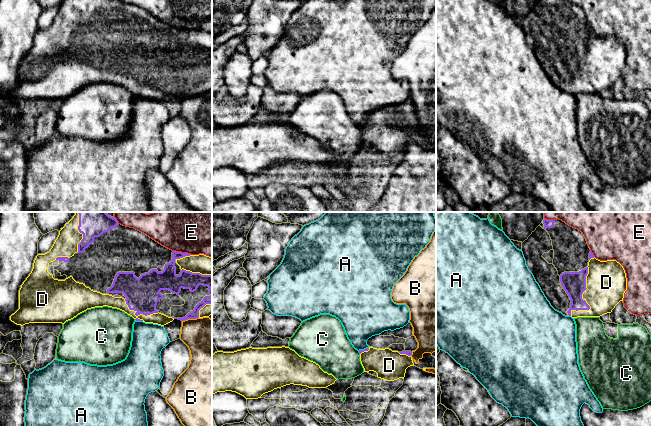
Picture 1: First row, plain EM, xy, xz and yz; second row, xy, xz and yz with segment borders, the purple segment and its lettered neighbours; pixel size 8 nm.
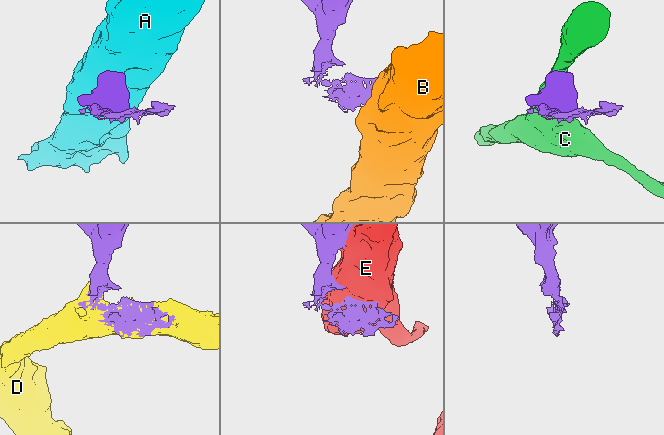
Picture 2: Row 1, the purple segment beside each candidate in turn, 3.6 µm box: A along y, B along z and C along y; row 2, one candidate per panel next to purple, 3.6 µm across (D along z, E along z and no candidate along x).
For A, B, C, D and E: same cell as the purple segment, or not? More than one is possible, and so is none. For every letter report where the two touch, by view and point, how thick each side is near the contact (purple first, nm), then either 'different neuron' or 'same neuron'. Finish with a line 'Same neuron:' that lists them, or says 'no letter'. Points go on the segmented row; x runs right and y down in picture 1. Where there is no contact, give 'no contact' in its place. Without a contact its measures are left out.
A: xz (364, 349) | 30/320 nm | different neuron
B: xy (193, 318) | 70/380 nm | different neuron
C: xz (359, 352) | 30/340 nm | different neuron
D: yz (581, 298) | 190/320 nm | same neuron
E: xy (181, 252) | 160/500 nm | different neuron
Same neuron: D

